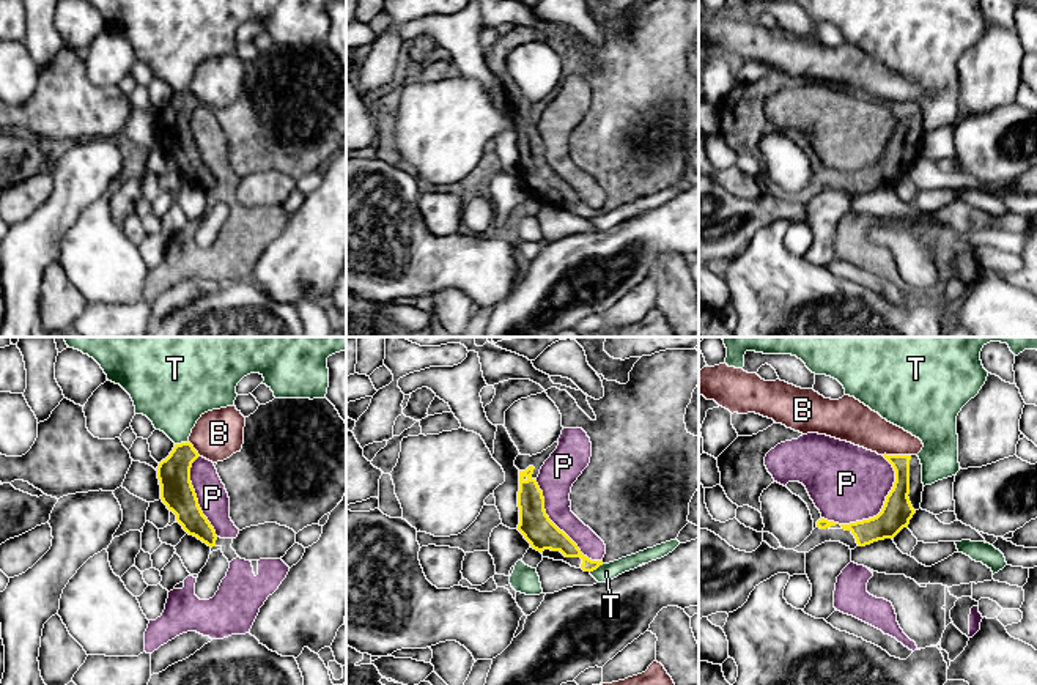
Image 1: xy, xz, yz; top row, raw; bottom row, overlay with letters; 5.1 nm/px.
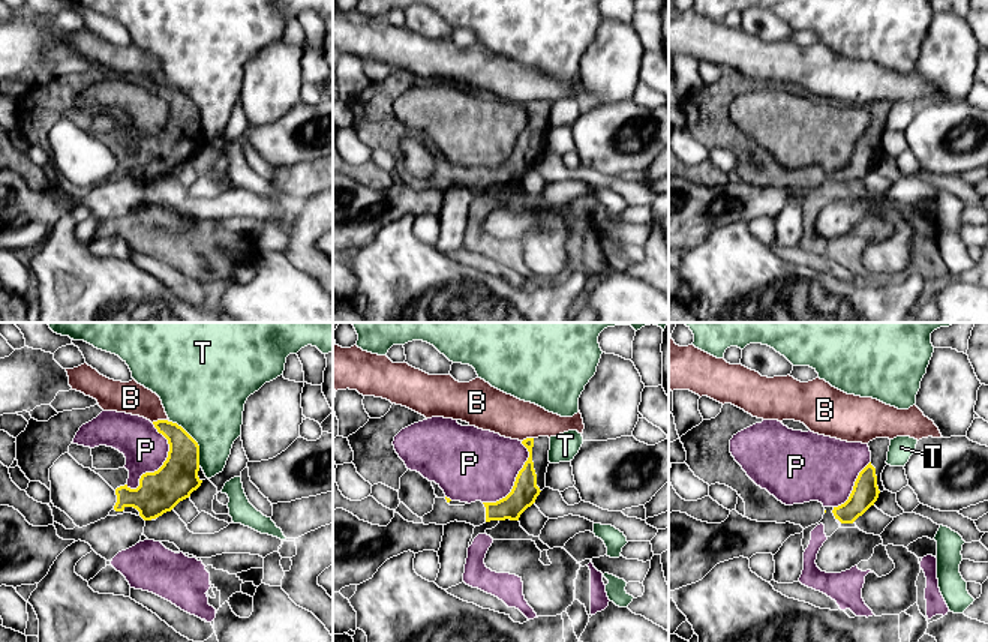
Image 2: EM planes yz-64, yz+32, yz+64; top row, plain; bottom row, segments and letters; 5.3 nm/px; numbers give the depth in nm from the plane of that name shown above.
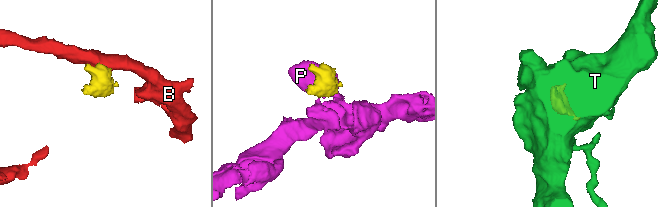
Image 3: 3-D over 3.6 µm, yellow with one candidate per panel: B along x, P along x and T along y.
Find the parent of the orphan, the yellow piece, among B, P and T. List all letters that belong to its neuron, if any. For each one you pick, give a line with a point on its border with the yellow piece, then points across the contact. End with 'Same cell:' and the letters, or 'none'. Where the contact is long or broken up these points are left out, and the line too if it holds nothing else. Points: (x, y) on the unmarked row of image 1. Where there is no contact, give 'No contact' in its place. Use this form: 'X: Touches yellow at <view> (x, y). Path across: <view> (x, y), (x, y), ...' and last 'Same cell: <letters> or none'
Same cell: none

